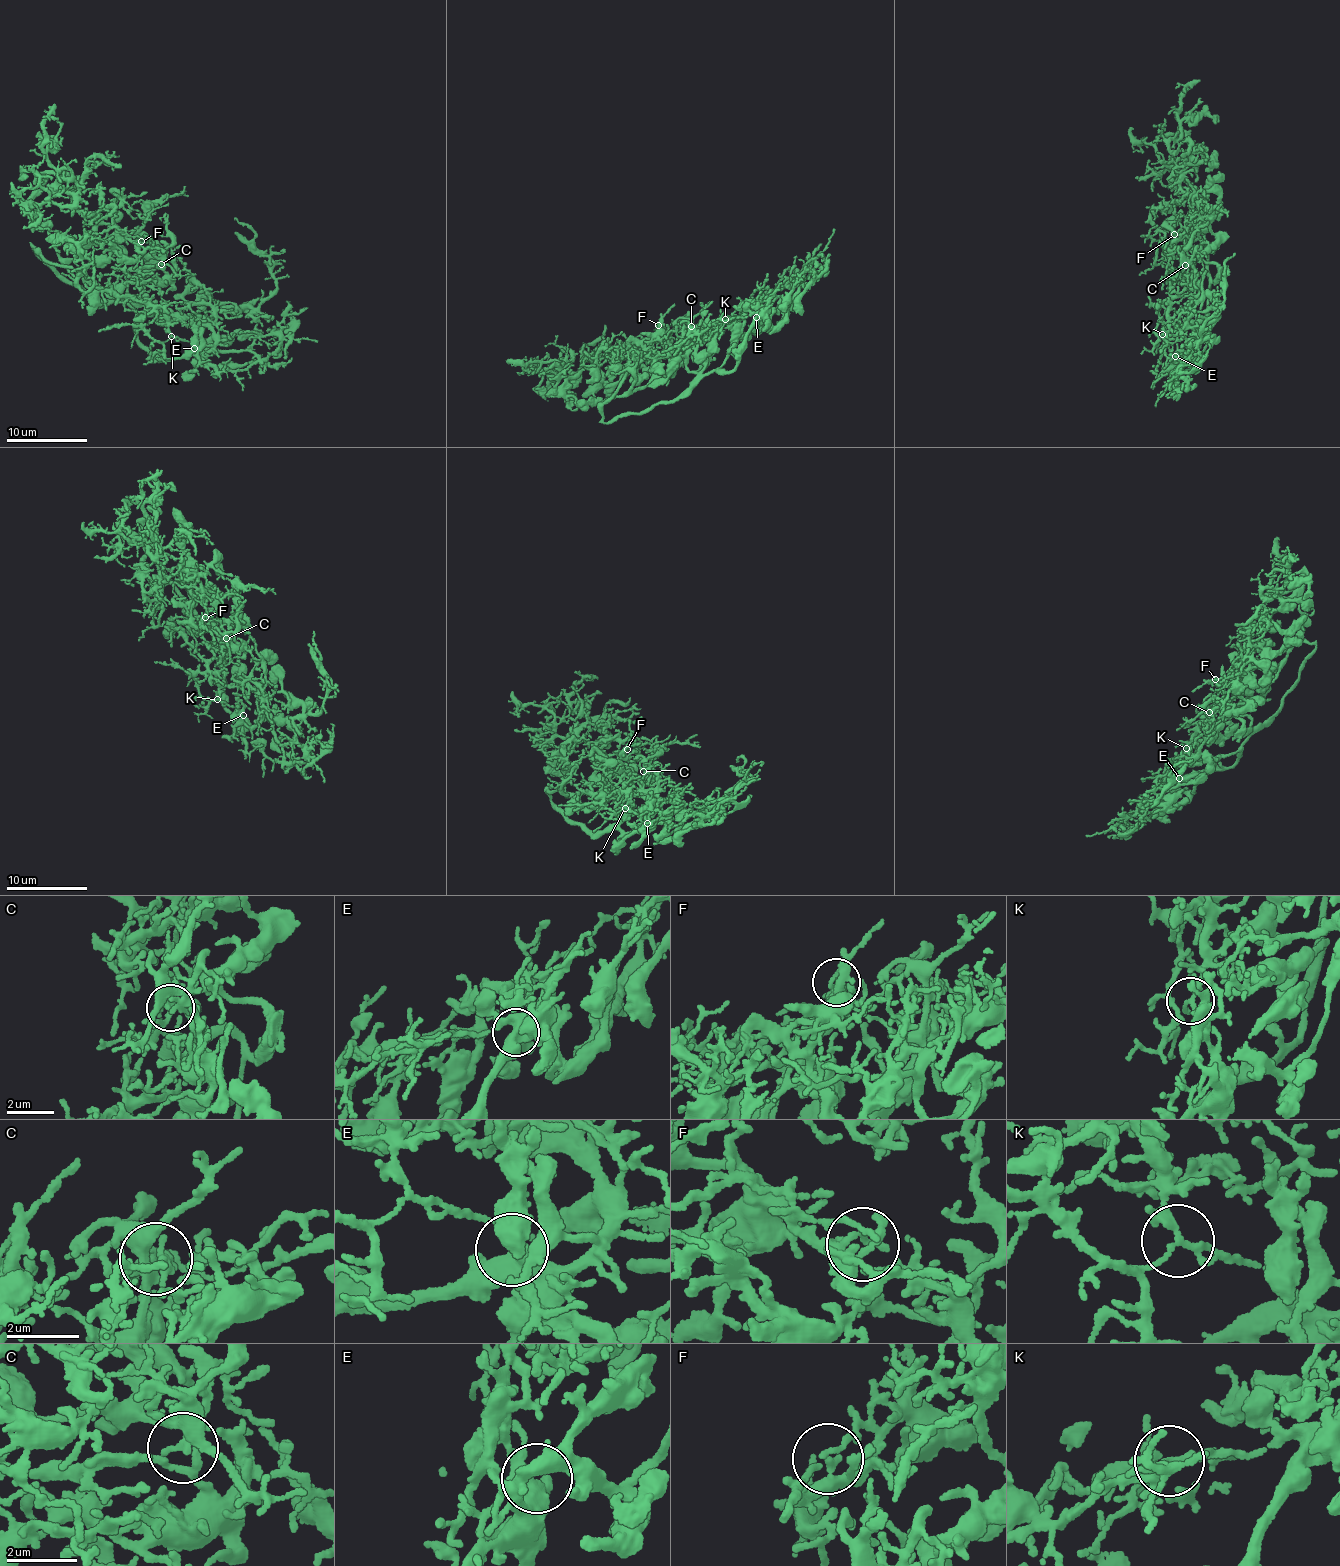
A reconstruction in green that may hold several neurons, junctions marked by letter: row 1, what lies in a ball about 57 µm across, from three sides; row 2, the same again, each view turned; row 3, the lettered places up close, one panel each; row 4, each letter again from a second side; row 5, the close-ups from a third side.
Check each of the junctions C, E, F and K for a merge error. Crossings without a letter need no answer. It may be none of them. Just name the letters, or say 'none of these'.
none of these

